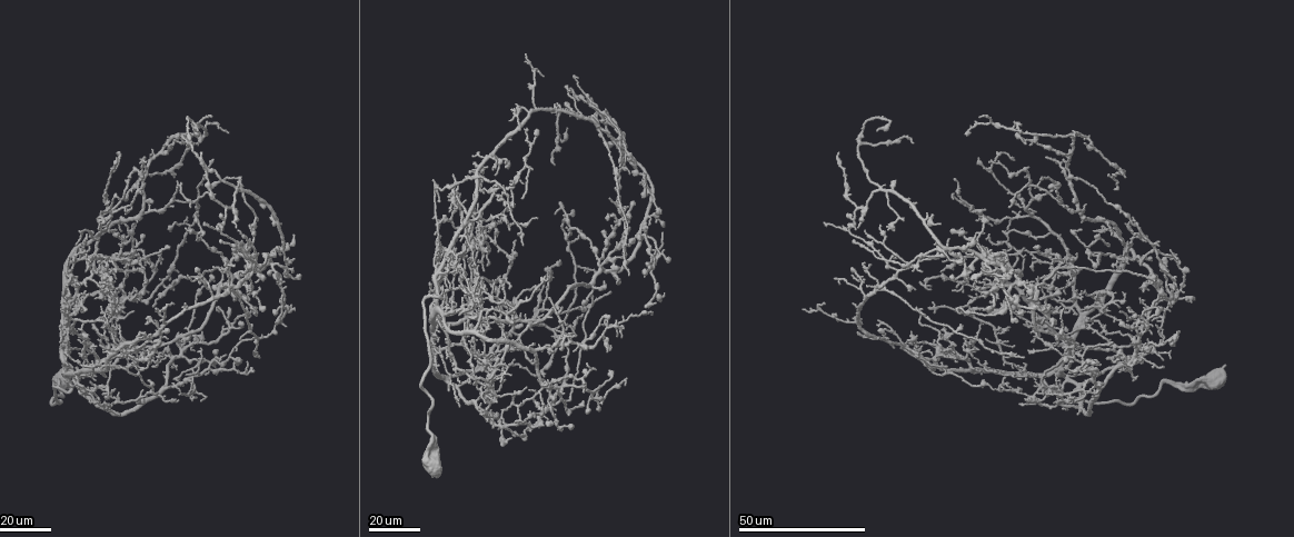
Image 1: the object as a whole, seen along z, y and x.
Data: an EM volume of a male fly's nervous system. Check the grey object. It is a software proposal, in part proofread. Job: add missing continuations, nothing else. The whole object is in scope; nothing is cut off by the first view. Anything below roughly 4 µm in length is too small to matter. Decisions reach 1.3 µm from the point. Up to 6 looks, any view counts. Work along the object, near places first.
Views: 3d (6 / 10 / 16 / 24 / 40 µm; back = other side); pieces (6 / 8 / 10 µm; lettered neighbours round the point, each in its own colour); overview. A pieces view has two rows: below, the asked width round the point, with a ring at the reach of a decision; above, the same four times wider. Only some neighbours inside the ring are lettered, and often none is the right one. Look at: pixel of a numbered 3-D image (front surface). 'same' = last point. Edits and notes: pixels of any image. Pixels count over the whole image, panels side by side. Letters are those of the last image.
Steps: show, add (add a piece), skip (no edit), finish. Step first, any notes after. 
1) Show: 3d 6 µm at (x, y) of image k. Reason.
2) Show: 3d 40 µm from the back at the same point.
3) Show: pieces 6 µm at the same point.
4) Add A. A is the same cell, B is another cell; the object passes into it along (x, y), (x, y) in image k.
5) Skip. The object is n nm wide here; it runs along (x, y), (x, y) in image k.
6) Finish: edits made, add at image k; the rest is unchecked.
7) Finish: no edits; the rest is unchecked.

Show: 3d 16 µm at (73, 259) of image 1. An open end.

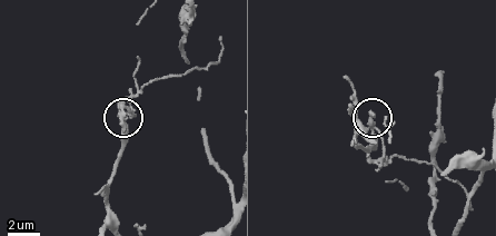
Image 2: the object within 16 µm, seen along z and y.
Show: pieces 6 µm at (125, 130) of image 2.

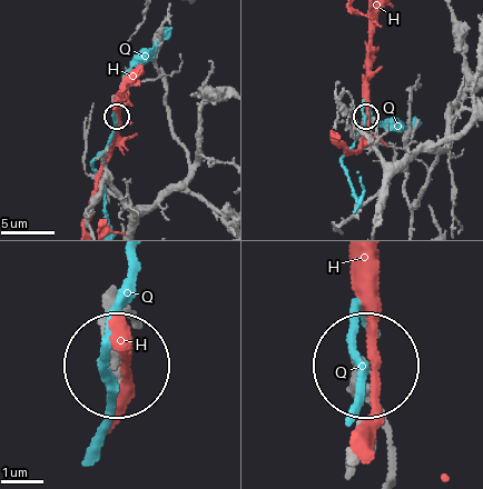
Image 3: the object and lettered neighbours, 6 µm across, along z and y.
Skip. The object is 230 nm wide here; H and Q are other cells; none of them fits.

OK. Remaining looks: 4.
Show: 3d 16 µm at (1141, 265) of image 1. End of a long branch.

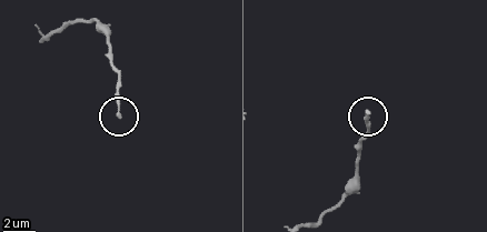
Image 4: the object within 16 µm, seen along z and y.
Show: pieces 10 µm at (120, 118) of image 4.

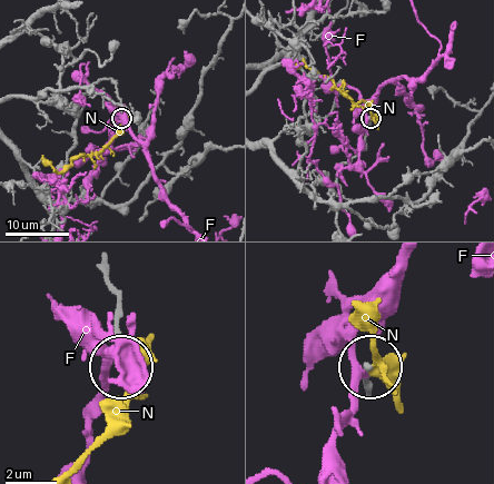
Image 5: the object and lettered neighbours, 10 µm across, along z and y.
Skip. F and N are other cells; no lettered piece goes on from it.

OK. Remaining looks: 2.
Show: 3d 16 µm at (1171, 306) of image 1. Branch stops here.

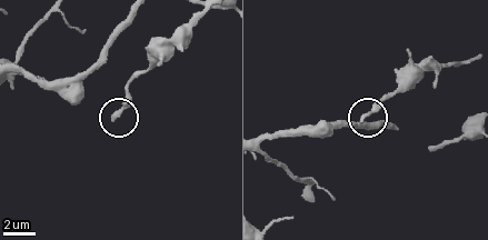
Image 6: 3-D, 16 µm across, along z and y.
Show: pieces 10 µm at (361, 117) of image 6. See the neighbours.

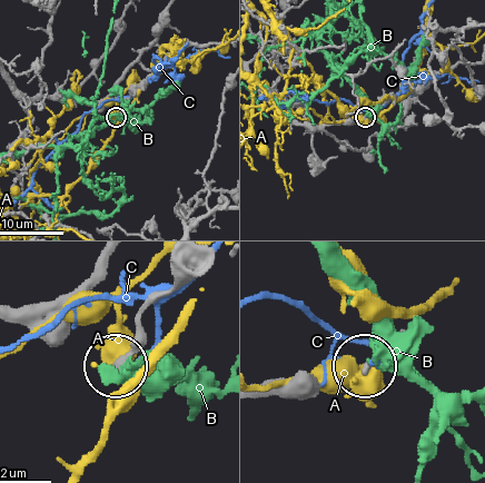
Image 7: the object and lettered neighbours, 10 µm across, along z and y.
Skip. A, B and C are other cells; none of them fits.

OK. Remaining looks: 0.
Finish: no edits; the rest is unchecked.

